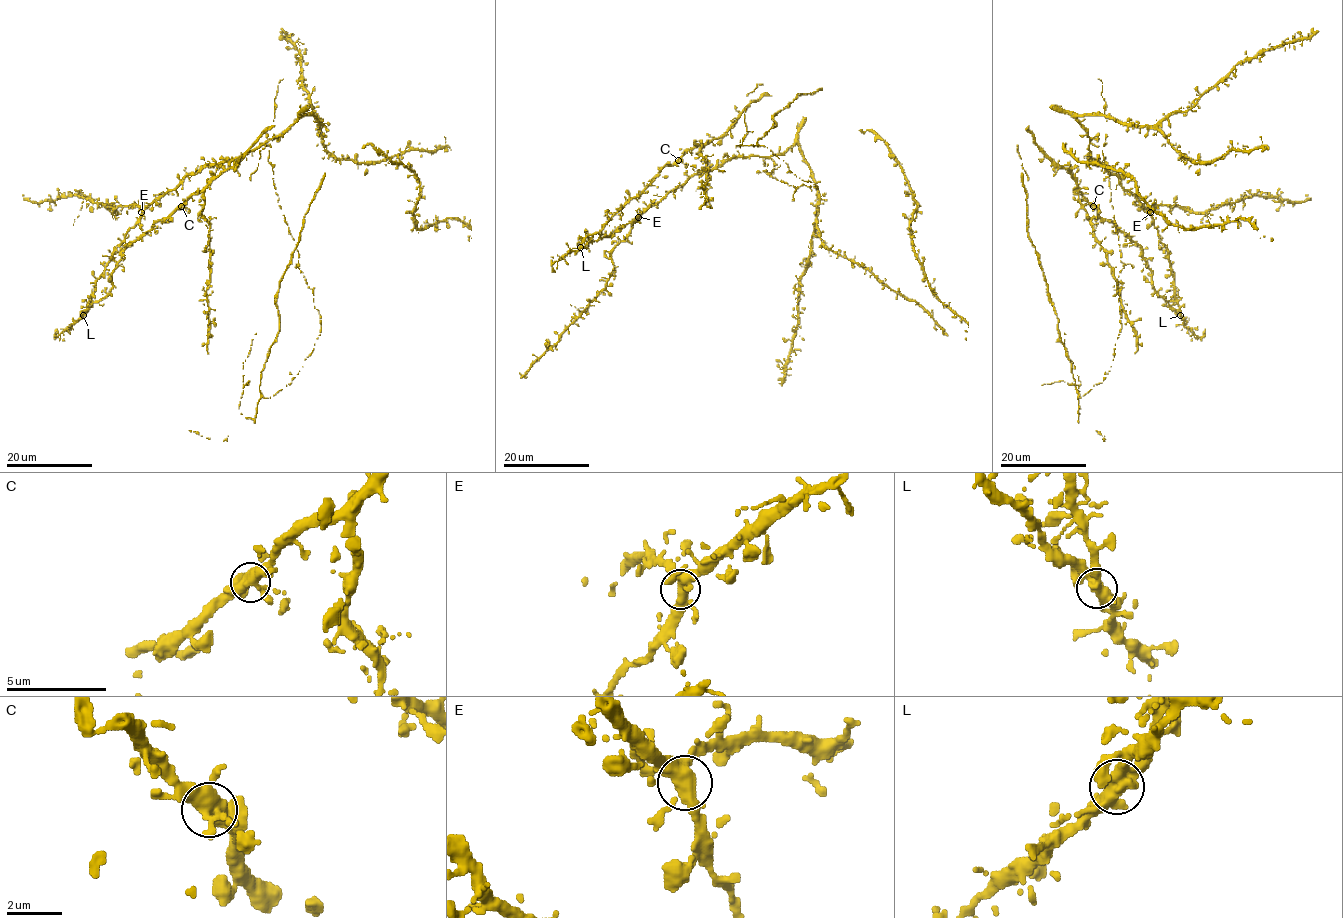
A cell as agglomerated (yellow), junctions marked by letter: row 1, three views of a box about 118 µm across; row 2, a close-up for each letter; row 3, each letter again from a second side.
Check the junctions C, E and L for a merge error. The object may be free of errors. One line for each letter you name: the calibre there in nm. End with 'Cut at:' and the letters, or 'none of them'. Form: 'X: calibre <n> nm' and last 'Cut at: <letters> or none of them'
Cut at: none of them

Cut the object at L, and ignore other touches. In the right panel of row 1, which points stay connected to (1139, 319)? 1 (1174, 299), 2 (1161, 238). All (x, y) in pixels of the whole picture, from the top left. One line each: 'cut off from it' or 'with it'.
1: cut off from it
2: cut off from it

